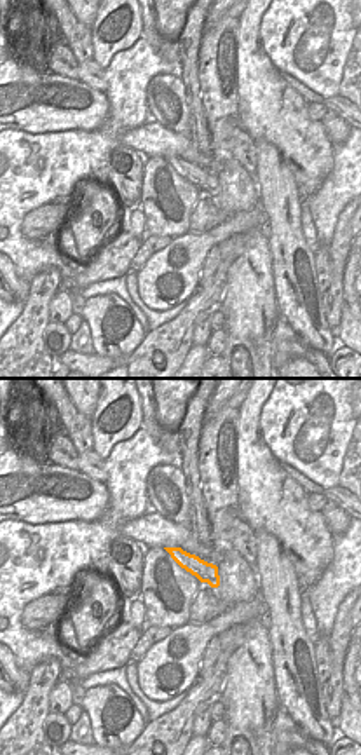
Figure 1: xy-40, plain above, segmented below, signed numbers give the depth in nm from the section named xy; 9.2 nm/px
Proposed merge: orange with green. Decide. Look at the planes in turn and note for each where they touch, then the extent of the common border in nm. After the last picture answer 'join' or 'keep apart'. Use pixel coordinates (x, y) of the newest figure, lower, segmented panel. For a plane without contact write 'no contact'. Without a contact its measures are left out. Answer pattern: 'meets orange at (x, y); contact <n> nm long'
no contact

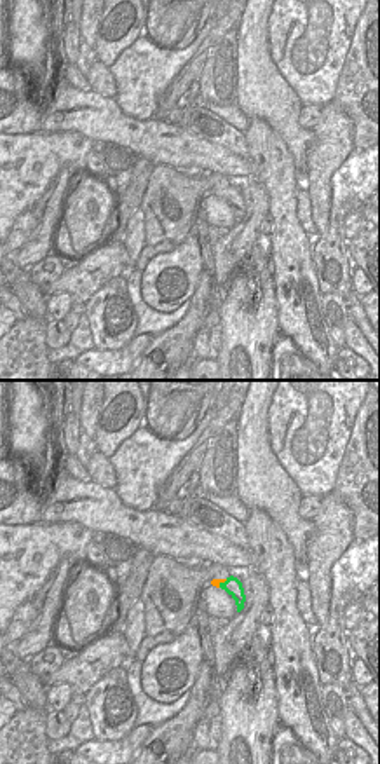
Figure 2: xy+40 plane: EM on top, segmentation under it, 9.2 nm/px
meets orange at (222, 581); contact 120 nm long

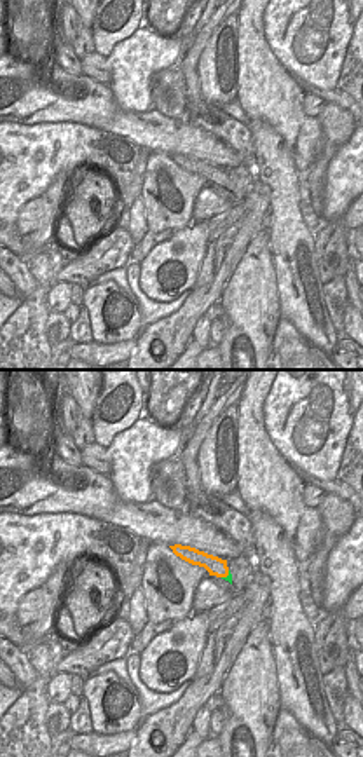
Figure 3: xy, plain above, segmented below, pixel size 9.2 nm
meets orange at (226, 576); contact 110 nm long

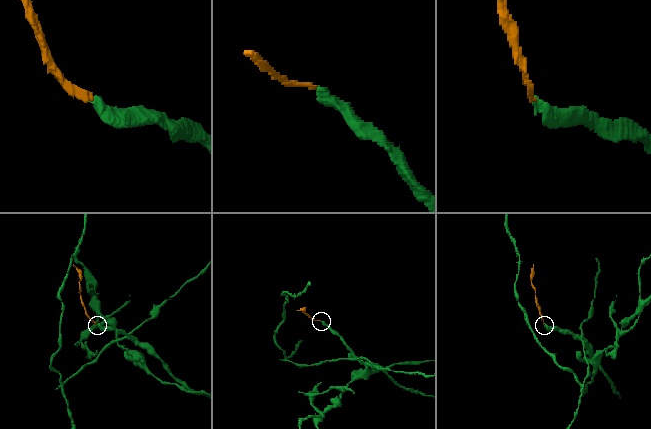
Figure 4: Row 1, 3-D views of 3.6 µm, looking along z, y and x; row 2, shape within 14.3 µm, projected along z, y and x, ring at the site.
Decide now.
keep apart

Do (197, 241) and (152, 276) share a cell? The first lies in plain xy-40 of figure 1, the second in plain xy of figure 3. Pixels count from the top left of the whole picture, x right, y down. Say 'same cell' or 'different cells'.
same cell

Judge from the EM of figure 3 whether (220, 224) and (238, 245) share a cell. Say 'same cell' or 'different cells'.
different cells

